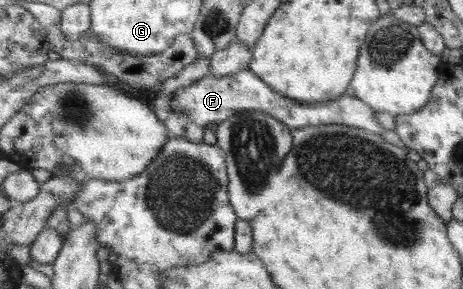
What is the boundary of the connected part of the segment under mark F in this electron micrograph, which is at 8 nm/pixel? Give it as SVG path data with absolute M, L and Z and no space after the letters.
M251 68L226 77L210 77L208 75L190 86L182 87L172 93L170 107L190 114L192 118L196 118L198 124L204 127L207 127L210 123L223 122L226 119L234 118L238 113L244 111L264 111L264 113L276 117L276 119L293 129L343 123L344 125L350 125L350 127L360 127L360 129L367 129L379 134L385 133L384 127L375 117L375 109L358 96L346 94L340 99L327 103L302 103L302 101L284 97L282 93L272 89Z

